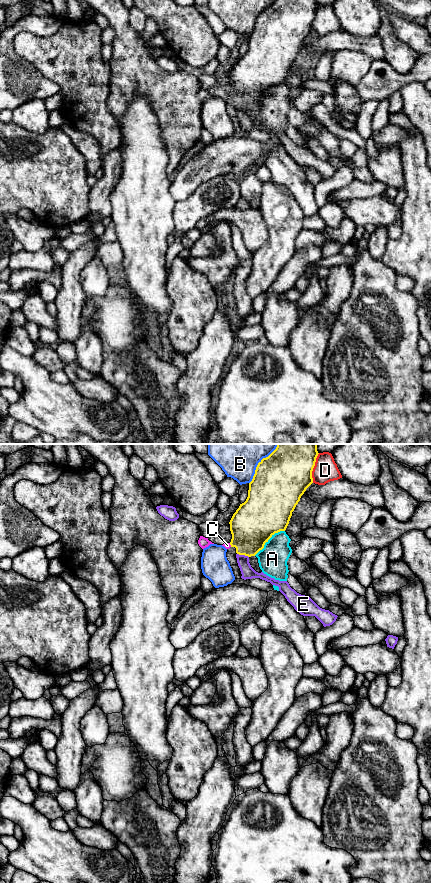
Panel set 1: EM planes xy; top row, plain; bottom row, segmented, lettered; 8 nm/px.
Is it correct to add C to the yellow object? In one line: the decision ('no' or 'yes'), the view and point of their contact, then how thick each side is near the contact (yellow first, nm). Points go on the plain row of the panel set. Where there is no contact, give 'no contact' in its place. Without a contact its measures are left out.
no | xy (230, 96) | 360/50 nm

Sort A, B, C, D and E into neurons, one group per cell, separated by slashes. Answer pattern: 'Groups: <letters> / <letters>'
Groups: A / B / C / D / E

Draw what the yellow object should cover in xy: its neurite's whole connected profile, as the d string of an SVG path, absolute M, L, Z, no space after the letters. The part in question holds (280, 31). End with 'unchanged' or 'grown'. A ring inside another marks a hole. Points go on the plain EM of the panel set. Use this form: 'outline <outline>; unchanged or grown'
outline M276 0L258 15L253 31L249 35L248 49L240 56L229 74L232 86L230 97L236 100L237 106L255 108L275 85L286 82L301 48L313 35L312 23L318 6L317 0Z; unchanged

